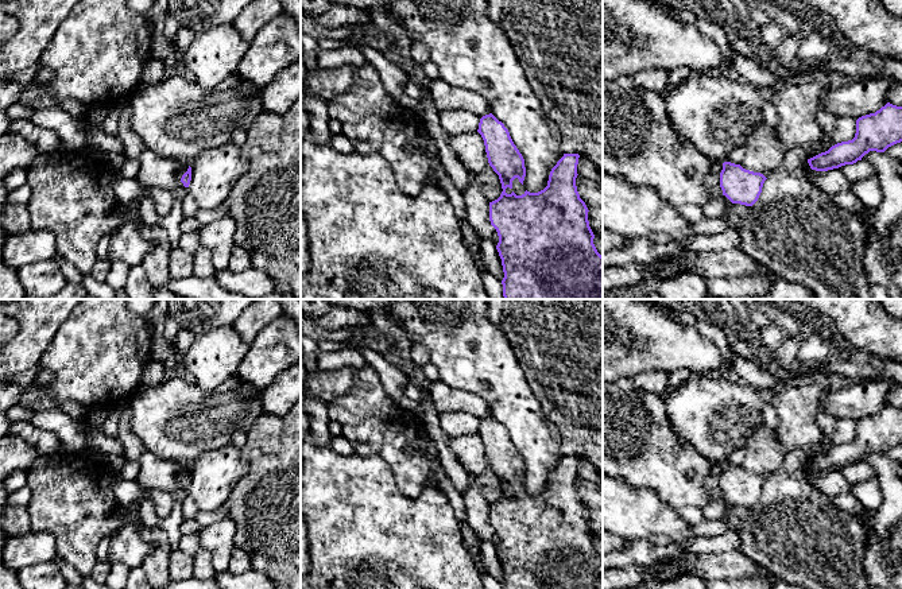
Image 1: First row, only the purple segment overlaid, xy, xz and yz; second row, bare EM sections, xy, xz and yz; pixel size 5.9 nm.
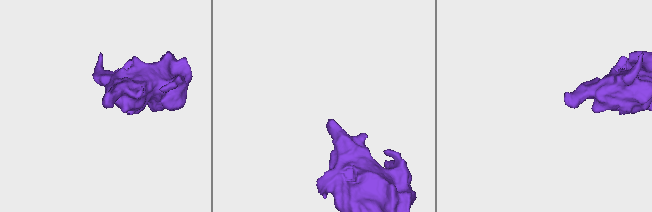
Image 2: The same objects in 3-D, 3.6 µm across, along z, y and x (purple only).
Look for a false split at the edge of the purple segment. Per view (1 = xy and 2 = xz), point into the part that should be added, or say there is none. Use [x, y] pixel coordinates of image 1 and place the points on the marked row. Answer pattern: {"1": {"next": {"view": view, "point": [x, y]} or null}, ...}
{"1": {"next": null}, "2": {"next": null}}

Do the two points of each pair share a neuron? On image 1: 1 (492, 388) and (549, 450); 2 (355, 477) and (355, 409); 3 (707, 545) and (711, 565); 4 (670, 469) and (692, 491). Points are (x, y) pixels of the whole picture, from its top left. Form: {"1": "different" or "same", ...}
{"1": "same", "2": "different", "3": "different", "4": "same"}

